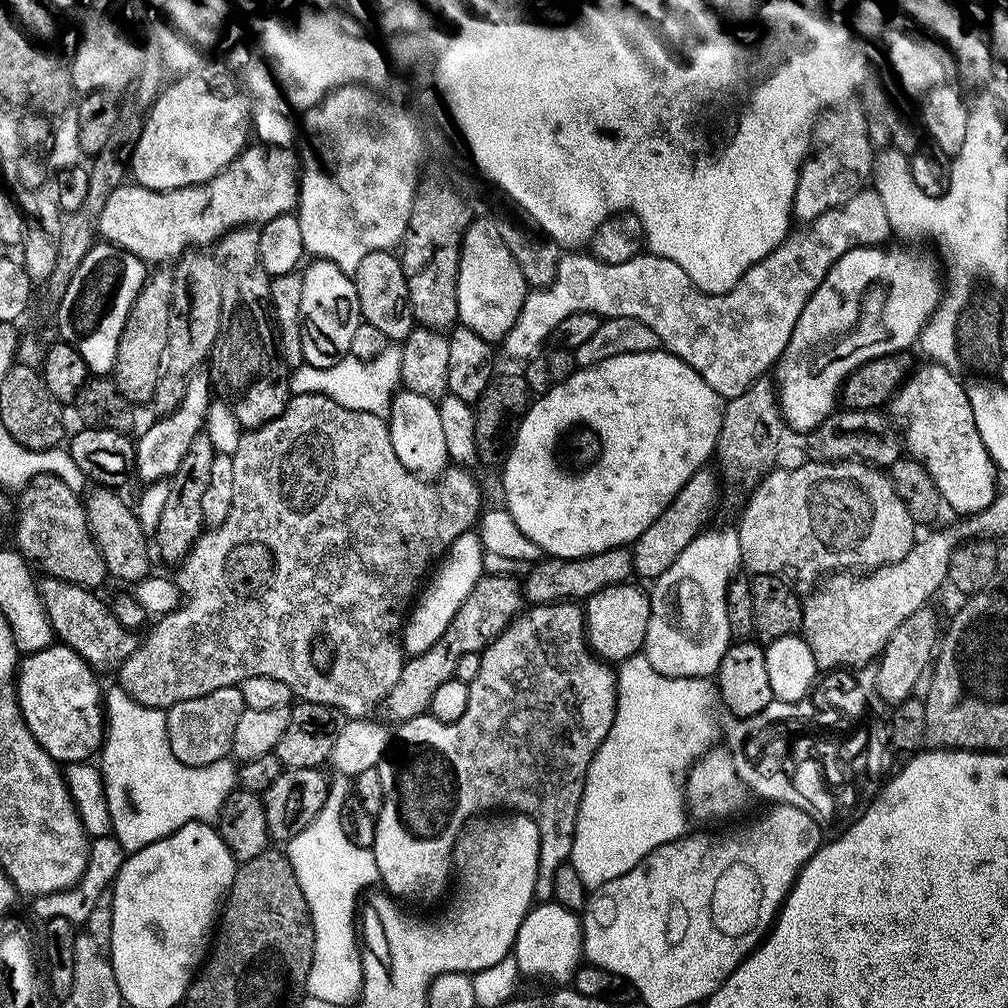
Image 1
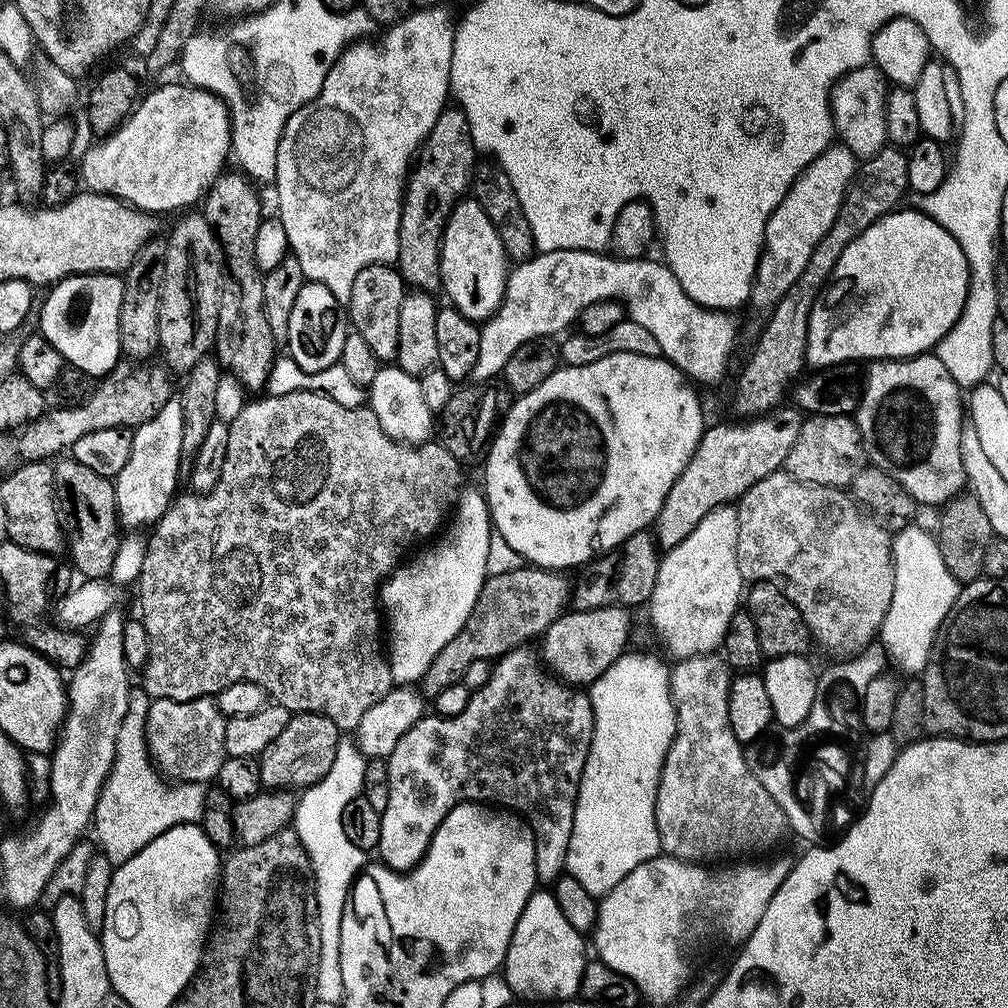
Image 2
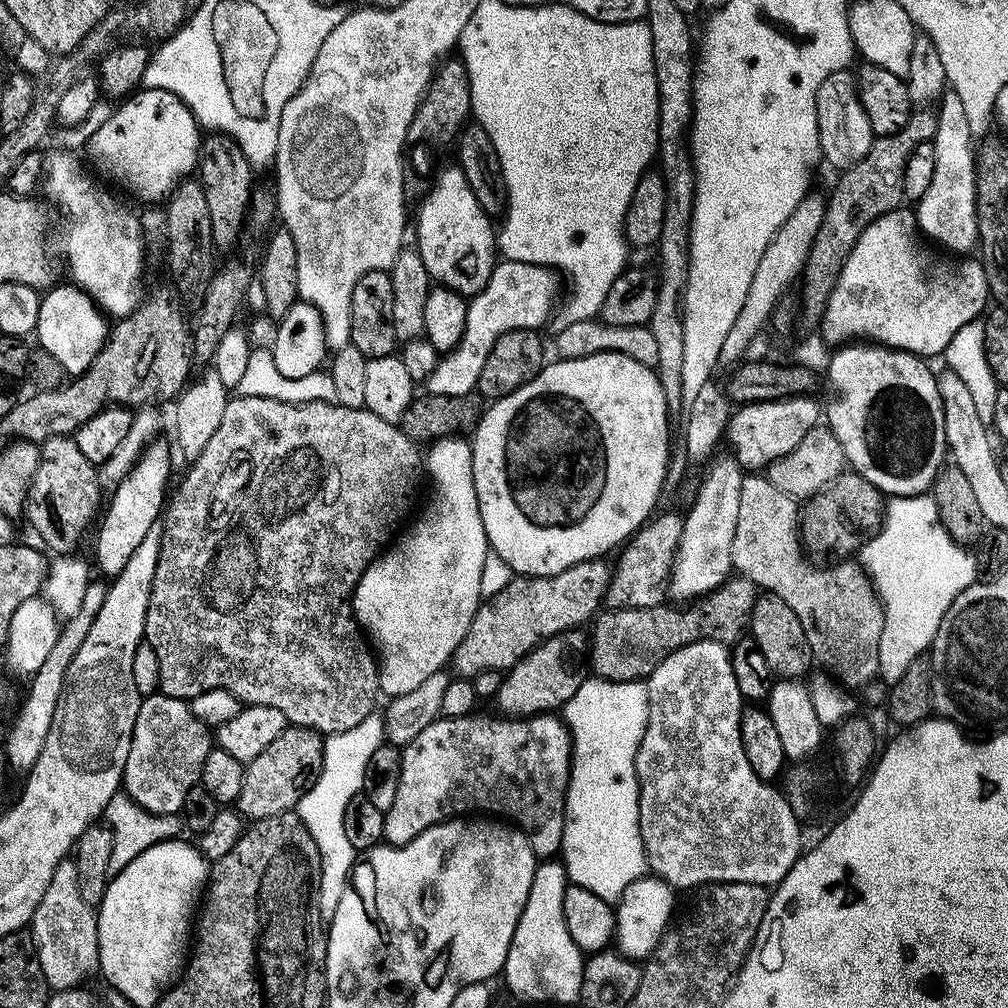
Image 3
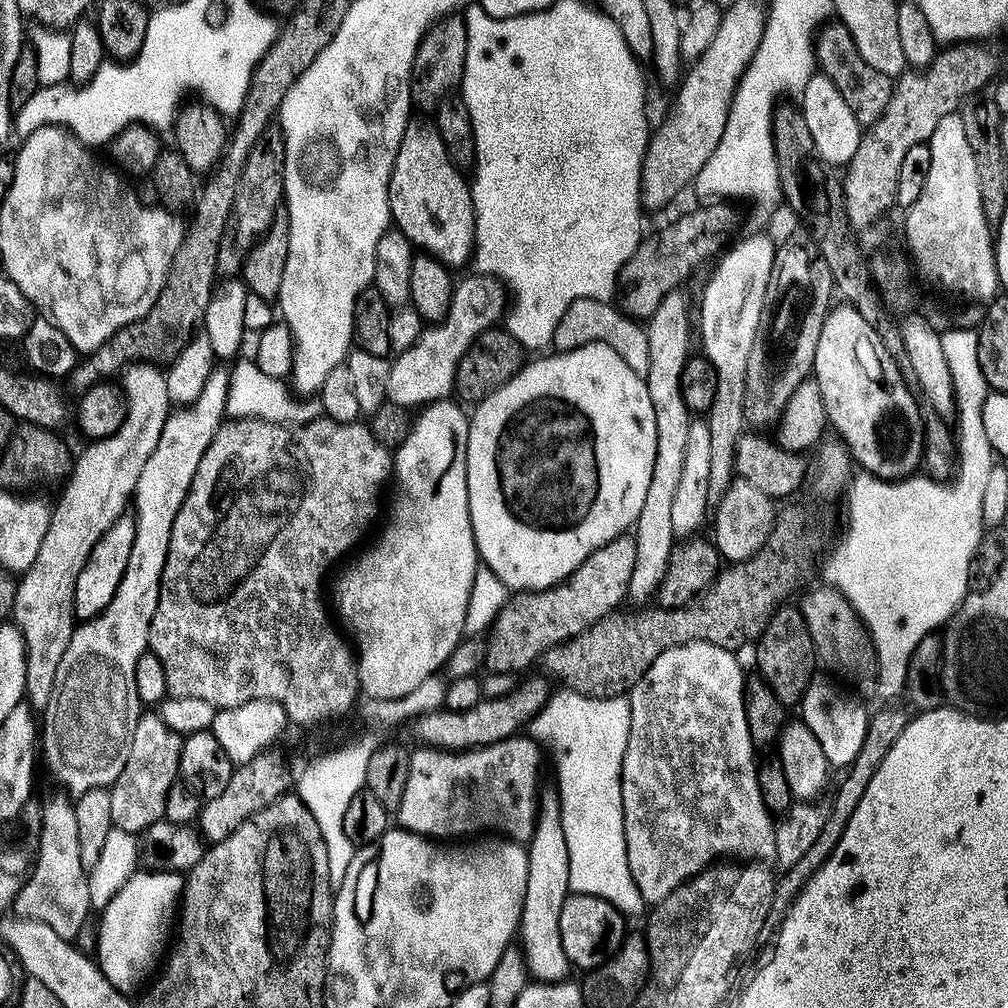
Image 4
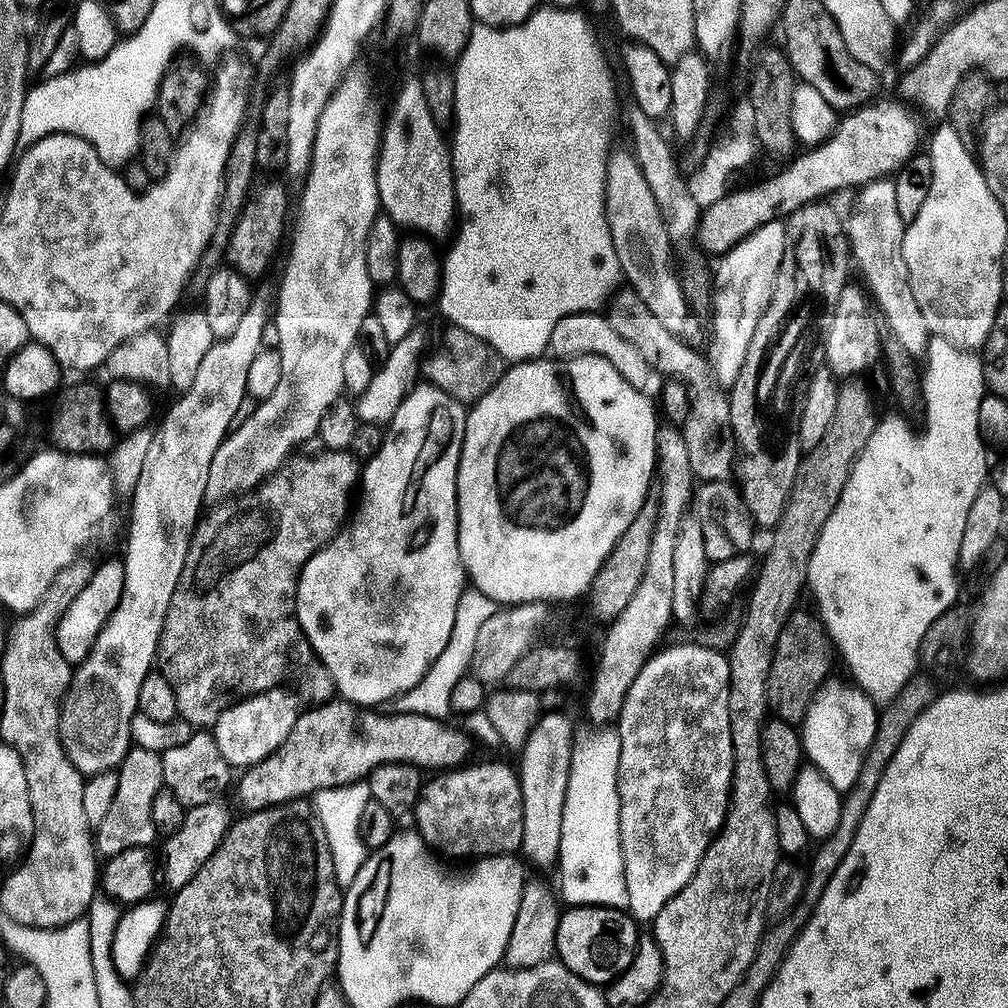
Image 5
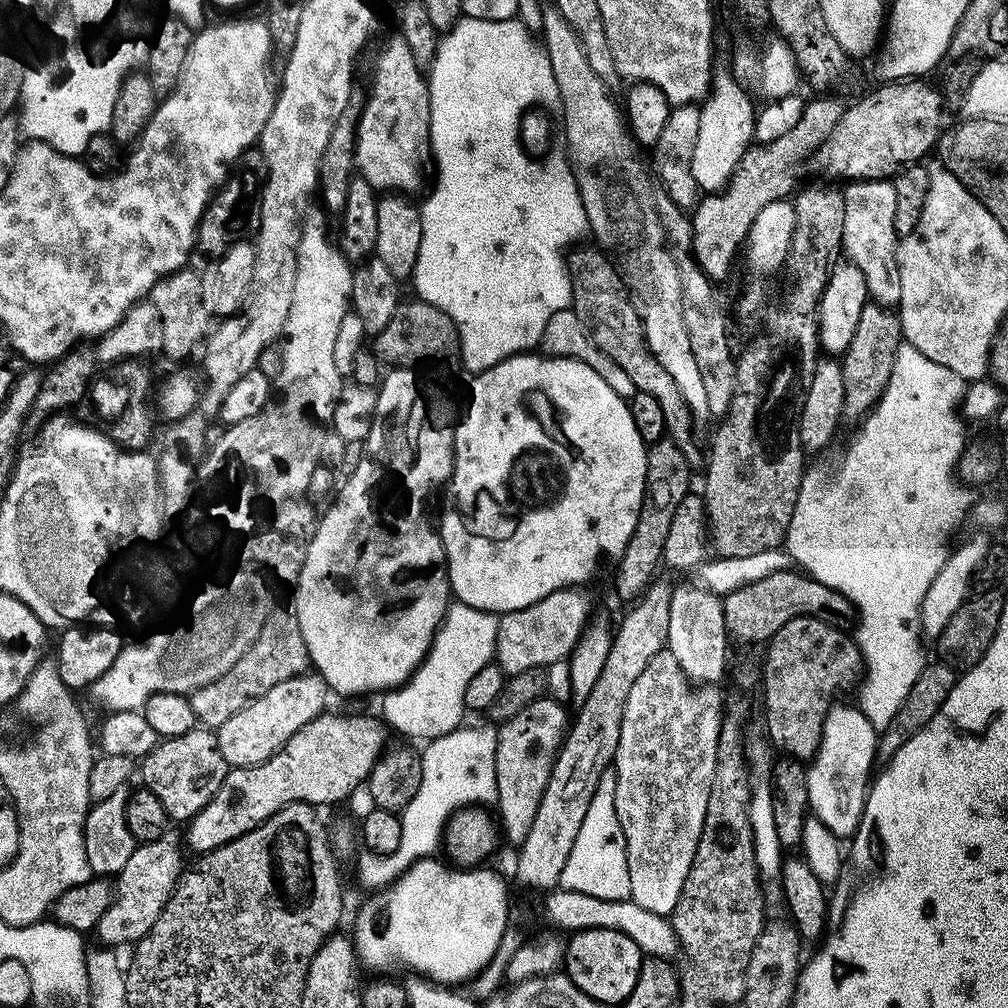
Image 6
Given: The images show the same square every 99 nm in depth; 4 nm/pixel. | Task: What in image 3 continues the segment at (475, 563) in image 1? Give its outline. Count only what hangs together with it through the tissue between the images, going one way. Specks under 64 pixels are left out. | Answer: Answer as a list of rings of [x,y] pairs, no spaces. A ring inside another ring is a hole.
[[[446,436],[429,448],[432,449],[426,452],[426,476],[432,479],[432,501],[424,517],[410,525],[404,537],[401,535],[372,561],[352,593],[352,614],[378,653],[380,691],[388,698],[409,693],[451,661],[452,651],[468,633],[470,622],[482,603],[482,562],[486,562],[490,545],[474,490],[471,443],[460,436]]]

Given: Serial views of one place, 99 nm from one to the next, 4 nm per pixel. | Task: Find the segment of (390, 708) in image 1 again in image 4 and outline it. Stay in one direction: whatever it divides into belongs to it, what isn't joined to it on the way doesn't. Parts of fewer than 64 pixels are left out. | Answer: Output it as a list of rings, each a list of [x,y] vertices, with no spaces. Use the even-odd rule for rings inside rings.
[[[625,534],[614,538],[606,546],[594,551],[580,567],[576,568],[564,581],[554,585],[553,588],[541,588],[538,592],[521,592],[513,595],[493,622],[486,633],[488,649],[484,652],[484,660],[492,672],[520,672],[528,668],[543,652],[551,648],[559,649],[569,640],[574,640],[578,634],[582,634],[590,626],[604,616],[611,616],[617,611],[620,603],[625,603],[628,587],[630,586],[630,574],[634,574],[634,560],[638,558],[638,546],[636,537]]]

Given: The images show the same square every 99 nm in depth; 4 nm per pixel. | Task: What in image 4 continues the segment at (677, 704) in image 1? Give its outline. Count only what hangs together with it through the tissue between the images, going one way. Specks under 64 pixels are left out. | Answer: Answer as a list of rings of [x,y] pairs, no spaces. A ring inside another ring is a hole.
[[[567,690],[553,691],[546,706],[530,721],[530,732],[541,745],[556,755],[556,788],[560,791],[560,817],[566,834],[566,850],[570,850],[570,882],[572,892],[594,894],[612,903],[625,917],[645,911],[646,902],[630,874],[626,858],[626,838],[622,822],[622,754],[626,754],[626,738],[630,734],[630,706],[624,696],[599,700]]]

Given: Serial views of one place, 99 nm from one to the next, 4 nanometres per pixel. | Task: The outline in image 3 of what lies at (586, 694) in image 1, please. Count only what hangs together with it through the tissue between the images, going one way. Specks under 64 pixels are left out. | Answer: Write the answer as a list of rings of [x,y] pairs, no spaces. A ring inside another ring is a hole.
[[[556,714],[523,718],[480,715],[437,718],[402,748],[402,778],[394,806],[384,813],[384,840],[394,845],[405,844],[443,820],[465,814],[495,814],[510,818],[523,832],[537,861],[551,860],[564,846],[564,799],[572,769],[572,736],[568,726]]]

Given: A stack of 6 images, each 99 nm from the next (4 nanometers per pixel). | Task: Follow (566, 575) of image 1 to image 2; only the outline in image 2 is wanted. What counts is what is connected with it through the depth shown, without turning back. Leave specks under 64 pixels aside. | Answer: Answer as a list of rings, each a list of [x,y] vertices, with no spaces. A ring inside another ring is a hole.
[[[651,531],[635,532],[626,542],[610,549],[583,565],[581,574],[570,588],[570,604],[575,611],[585,612],[595,608],[635,609],[635,604],[647,605],[654,594],[654,582],[662,559],[661,549]]]

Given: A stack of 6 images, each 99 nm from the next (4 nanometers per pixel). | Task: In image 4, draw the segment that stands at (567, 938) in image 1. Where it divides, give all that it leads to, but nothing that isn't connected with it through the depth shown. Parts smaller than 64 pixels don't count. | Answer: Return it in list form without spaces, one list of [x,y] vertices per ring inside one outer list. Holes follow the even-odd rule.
[[[541,807],[536,814],[536,829],[526,845],[526,898],[520,915],[518,938],[529,975],[539,983],[561,983],[570,971],[559,932],[560,912],[570,894],[570,850],[566,850],[566,834],[562,830],[559,807]]]

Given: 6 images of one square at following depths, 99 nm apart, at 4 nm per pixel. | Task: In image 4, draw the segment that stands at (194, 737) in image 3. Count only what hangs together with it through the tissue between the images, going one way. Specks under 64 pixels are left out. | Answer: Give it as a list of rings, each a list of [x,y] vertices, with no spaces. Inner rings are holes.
[[[148,710],[141,714],[131,753],[117,780],[109,787],[112,824],[117,830],[140,834],[164,817],[169,790],[177,783],[183,737],[169,730],[163,717]]]

